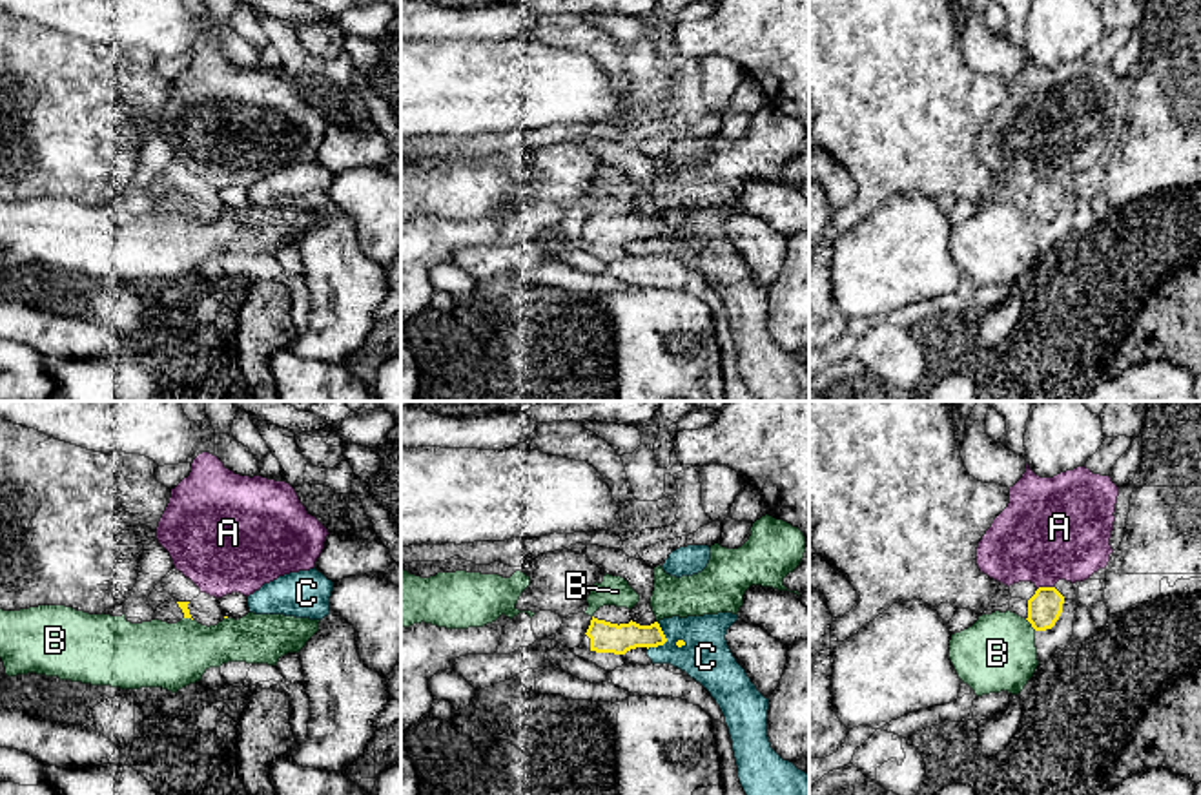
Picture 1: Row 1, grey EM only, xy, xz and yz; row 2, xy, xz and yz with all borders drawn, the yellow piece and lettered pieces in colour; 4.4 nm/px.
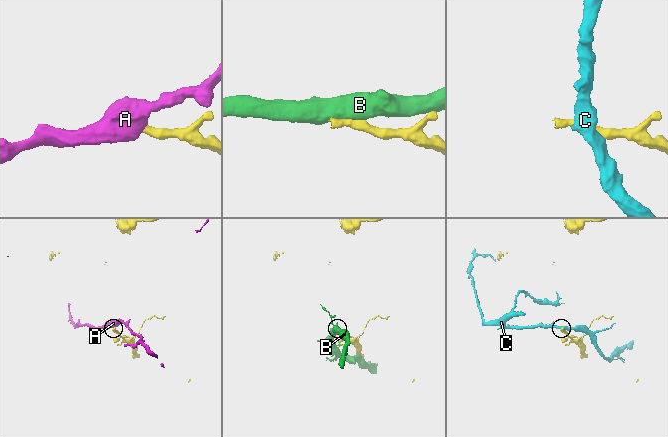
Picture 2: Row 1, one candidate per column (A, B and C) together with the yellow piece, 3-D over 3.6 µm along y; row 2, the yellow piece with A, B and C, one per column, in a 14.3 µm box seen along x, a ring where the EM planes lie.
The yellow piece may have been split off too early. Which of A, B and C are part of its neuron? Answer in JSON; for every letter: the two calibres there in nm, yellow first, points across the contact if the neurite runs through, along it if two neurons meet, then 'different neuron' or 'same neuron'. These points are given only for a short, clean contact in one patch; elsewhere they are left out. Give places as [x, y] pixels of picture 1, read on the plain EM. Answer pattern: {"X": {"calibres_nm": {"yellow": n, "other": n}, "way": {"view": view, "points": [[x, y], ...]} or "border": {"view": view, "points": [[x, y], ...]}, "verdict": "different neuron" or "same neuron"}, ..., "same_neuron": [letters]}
{"A": {"calibres_nm": {"yellow": 150, "other": 440}, "border": {"view": "yz", "points": [[1054, 177], [1041, 177], [1037, 181]]}, "verdict": "different neuron"}, "B": {"calibres_nm": {"yellow": 150, "other": 340}, "verdict": "different neuron"}, "C": {"calibres_nm": {"yellow": 130, "other": 220}, "verdict": "different neuron"}, "same_neuron": []}

